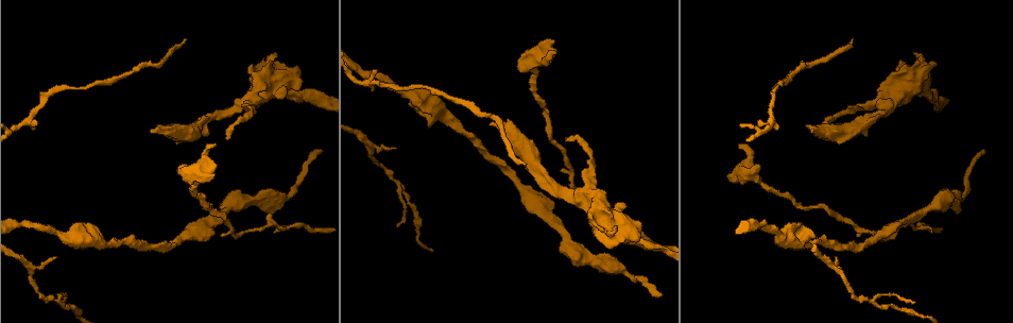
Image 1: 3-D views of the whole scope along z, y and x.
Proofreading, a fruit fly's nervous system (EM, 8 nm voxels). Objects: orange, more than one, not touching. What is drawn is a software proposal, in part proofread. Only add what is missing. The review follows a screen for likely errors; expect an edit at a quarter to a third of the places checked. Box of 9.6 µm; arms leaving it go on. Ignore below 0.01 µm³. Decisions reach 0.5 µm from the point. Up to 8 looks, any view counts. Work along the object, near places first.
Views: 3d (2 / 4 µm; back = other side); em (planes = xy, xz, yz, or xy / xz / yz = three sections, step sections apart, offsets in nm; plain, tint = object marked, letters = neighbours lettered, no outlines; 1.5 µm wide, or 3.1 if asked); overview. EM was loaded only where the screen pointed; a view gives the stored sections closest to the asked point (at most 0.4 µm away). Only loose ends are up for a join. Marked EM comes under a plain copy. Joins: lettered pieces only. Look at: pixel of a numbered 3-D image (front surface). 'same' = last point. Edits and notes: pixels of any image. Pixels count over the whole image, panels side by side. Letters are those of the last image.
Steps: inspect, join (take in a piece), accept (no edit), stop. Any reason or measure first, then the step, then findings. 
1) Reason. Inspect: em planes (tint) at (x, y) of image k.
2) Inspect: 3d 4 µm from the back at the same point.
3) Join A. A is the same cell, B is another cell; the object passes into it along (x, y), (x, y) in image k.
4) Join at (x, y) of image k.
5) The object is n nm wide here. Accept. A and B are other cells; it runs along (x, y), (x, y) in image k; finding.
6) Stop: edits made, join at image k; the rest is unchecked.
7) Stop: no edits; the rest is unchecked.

End of a long branch. Inspect: 3d 4 µm at (981, 151) of image 1.

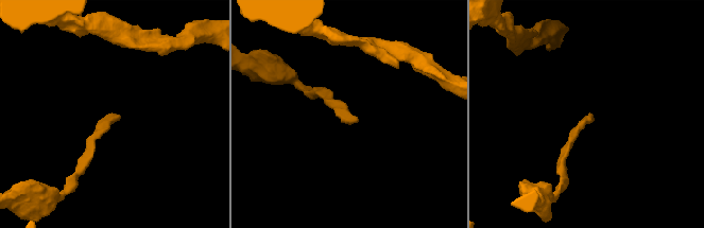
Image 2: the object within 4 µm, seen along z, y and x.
Inspect: em yz step 4 (letters) at (587, 118) of image 2.

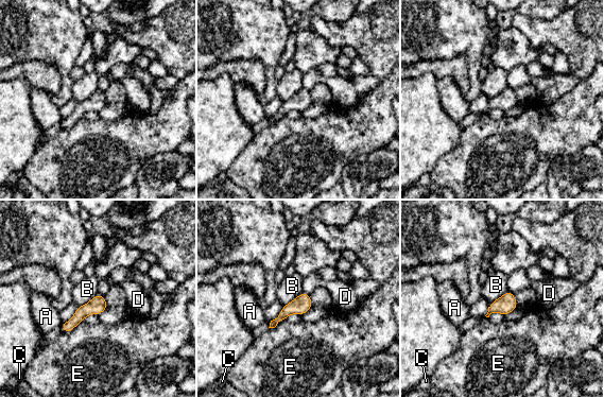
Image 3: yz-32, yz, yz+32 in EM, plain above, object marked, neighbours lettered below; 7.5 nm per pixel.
Accept. A, B, C, D and E are other cells; a border runs along (97, 293), (78, 307) in image 3; none of them fits.

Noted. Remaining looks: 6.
An open end. Inspect: 3d 2 µm at (152, 130) of image 1.

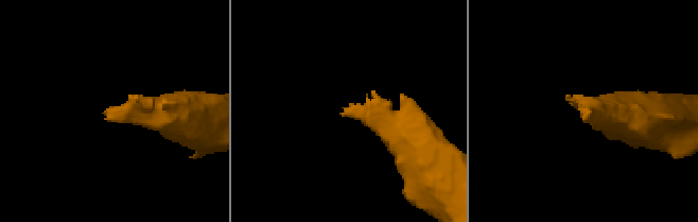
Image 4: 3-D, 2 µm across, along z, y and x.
Inspect: em yz step 8 (tint) at (586, 116) of image 4.

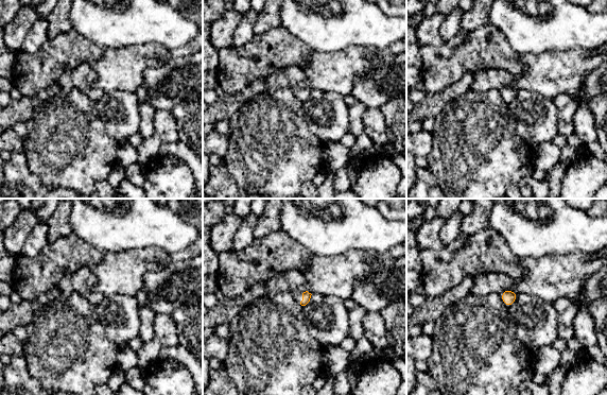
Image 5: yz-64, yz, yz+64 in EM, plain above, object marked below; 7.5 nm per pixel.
Another direction. Inspect: em planes (letters) at the same point.

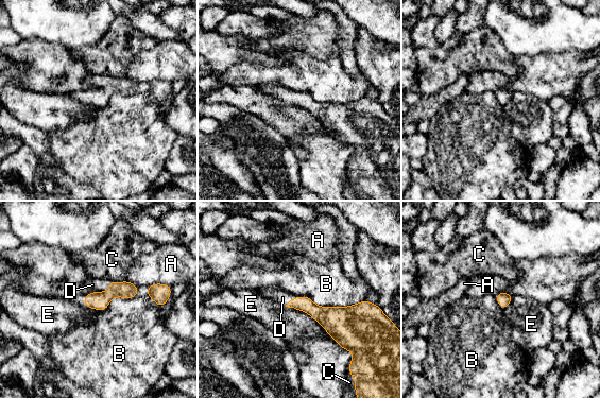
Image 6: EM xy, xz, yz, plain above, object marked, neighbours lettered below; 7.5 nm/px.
Join D. D is the same cell, A, B, C and E are other cells; the object passes into it along (99, 300), (95, 292), (92, 284) in image 6; the cell continues.

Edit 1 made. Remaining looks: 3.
Inspect: overview.

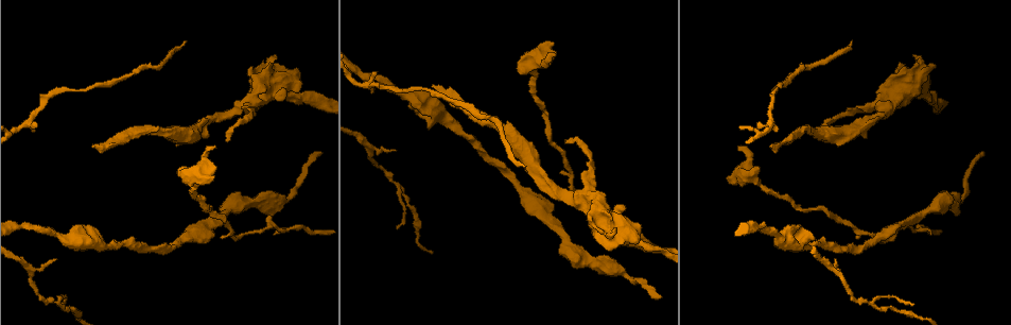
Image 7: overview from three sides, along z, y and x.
End of a long branch. Inspect: em planes (letters) at (93, 147) of image 7.

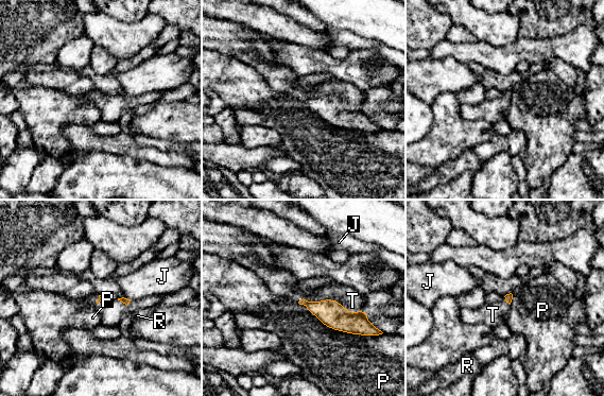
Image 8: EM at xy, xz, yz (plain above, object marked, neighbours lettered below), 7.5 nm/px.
Join T. T is the same cell, J, P and R are other cells; it goes on there.

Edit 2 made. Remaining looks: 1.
Stop: edits made, join at image 6, join at image 8; the rest is unchecked.

